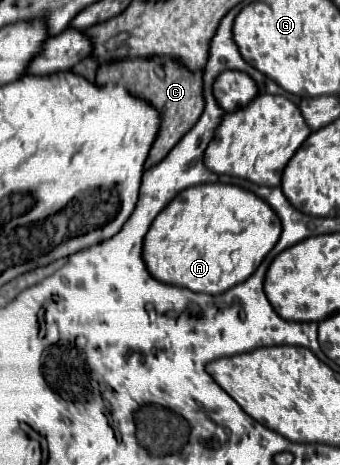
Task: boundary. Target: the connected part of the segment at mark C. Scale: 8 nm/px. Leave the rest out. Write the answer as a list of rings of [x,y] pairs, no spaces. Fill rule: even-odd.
[[[151,57],[151,59],[129,59],[129,61],[115,61],[115,63],[105,63],[97,69],[97,85],[119,85],[125,87],[133,97],[143,99],[149,105],[155,105],[161,117],[161,129],[151,145],[149,157],[145,161],[145,169],[161,163],[167,153],[179,143],[179,139],[199,121],[203,113],[203,79],[201,71],[191,73],[177,61],[169,57]]]

